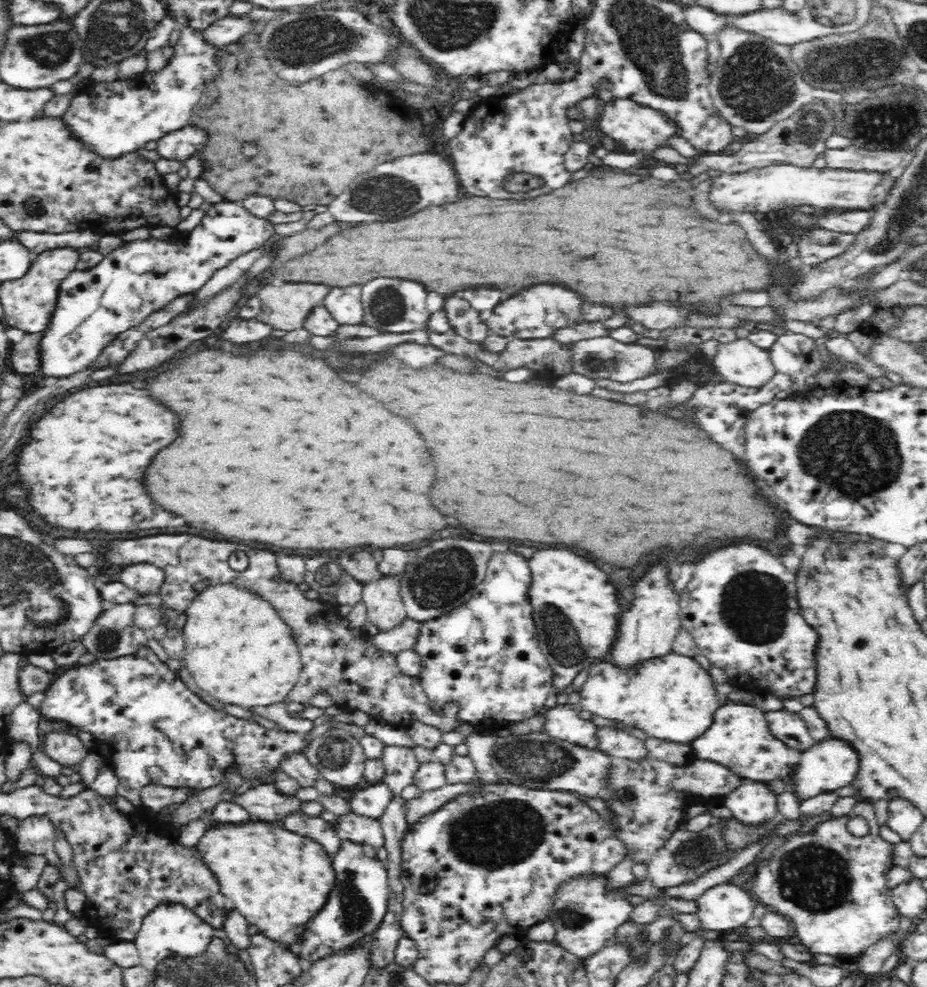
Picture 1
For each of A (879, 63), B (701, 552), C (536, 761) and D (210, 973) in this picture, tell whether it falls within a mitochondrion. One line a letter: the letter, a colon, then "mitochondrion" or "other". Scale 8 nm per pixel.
A: mitochondrion
B: other
C: mitochondrion
D: mitochondrion

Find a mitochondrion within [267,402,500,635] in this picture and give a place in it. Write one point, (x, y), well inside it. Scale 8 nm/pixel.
(447, 571)

